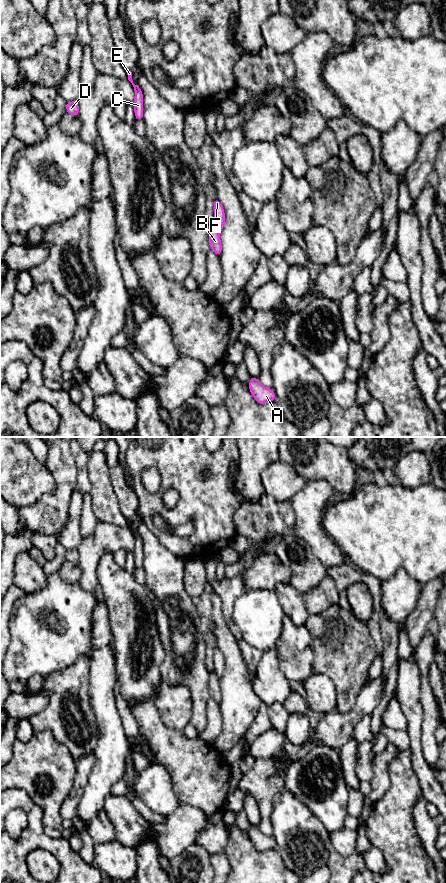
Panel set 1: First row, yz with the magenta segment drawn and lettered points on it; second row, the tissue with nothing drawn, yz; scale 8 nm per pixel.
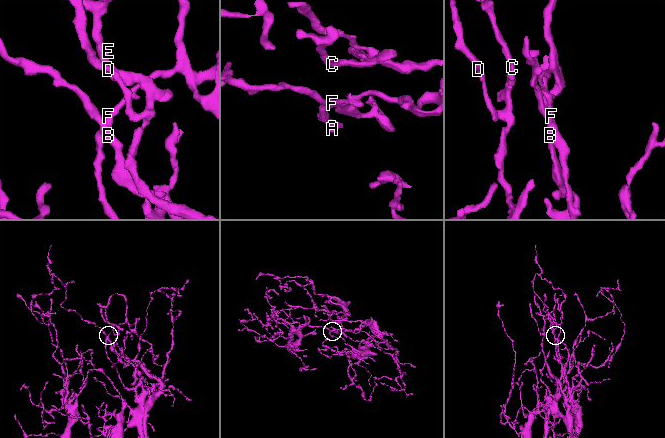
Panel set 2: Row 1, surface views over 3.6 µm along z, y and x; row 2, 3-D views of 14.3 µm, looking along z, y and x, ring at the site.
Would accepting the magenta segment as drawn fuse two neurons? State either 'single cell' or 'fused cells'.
single cell

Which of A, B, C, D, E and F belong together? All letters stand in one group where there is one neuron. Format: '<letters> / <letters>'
A B C D E F

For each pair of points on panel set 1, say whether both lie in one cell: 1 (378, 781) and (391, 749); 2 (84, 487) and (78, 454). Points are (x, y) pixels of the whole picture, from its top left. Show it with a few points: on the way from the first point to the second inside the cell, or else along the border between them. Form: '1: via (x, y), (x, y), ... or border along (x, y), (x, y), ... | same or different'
1: via (380, 773), (380, 763), (385, 757) | same
2: via (83, 479), (81, 462) | same

